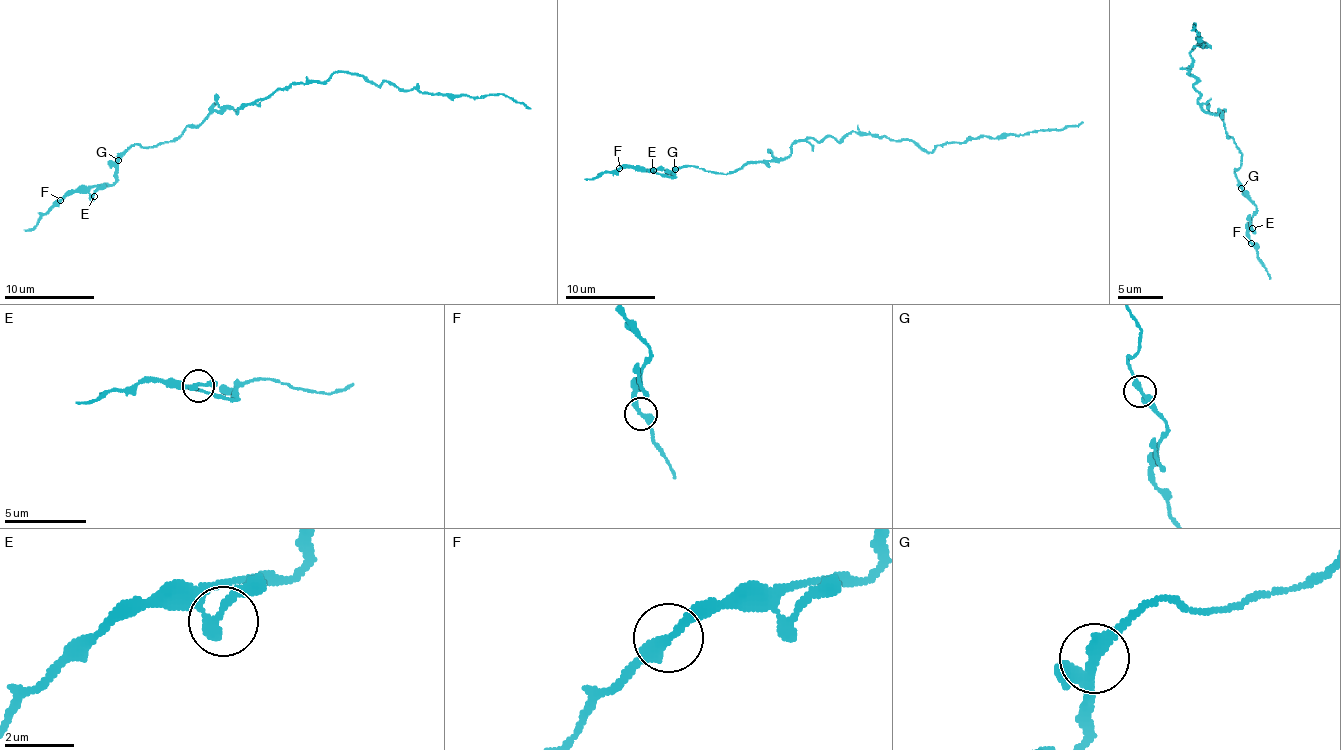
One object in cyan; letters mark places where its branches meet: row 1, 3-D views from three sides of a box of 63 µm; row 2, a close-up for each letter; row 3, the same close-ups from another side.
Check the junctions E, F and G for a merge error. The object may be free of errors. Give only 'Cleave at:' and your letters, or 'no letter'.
Cleave at: no letter

